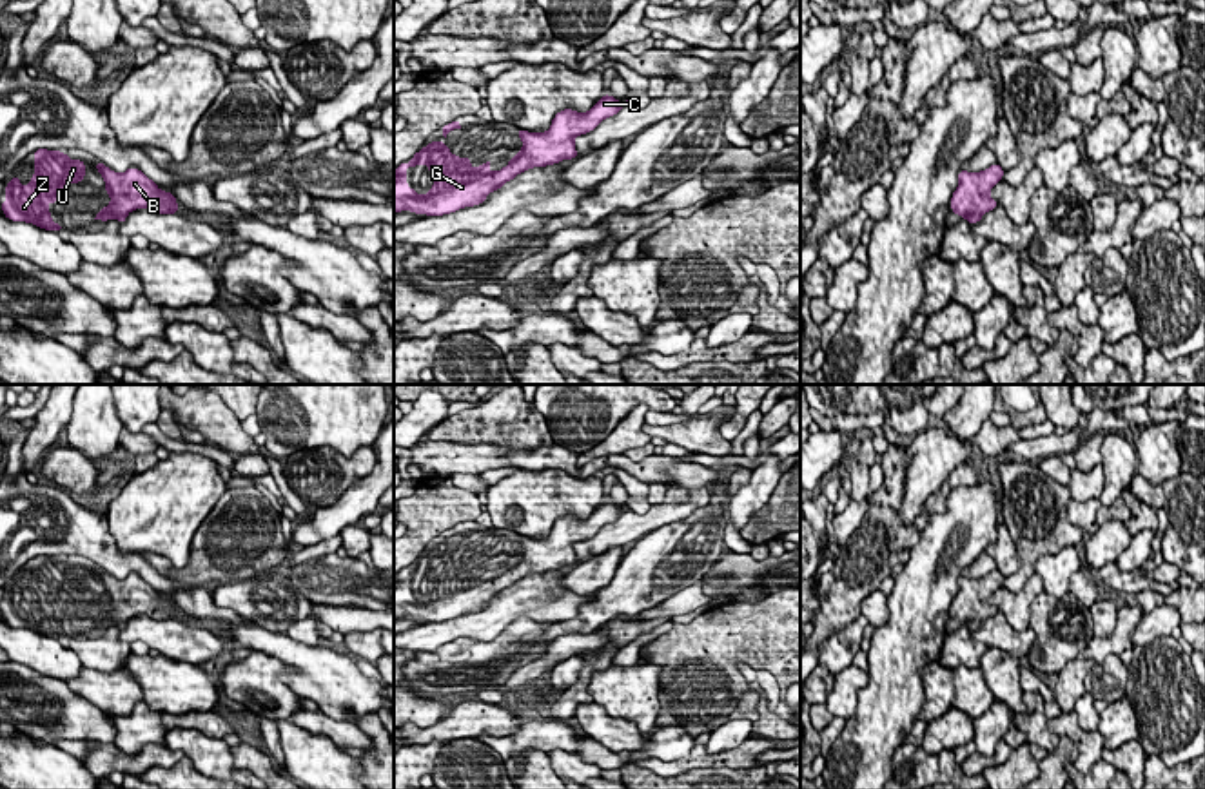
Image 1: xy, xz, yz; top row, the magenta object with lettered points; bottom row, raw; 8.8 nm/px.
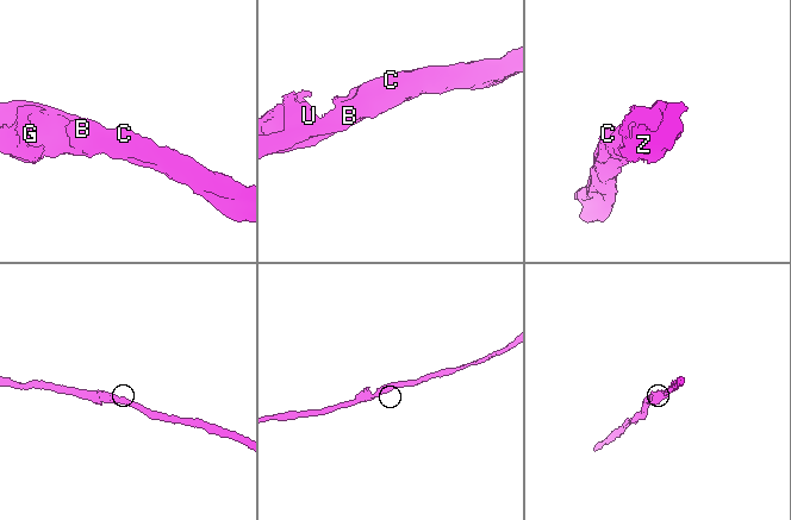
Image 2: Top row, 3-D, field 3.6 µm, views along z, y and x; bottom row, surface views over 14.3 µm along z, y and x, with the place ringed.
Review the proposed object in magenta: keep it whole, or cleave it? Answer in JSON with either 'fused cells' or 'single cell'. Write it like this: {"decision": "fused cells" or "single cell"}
{"decision": "single cell"}

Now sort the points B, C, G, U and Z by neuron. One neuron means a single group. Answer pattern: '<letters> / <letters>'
B C G U Z

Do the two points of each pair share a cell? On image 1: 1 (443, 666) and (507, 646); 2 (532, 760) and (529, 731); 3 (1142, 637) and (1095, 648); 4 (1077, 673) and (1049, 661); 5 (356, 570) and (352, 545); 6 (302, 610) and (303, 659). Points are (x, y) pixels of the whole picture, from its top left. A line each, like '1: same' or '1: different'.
1: same
2: different
3: different
4: different
5: different
6: different

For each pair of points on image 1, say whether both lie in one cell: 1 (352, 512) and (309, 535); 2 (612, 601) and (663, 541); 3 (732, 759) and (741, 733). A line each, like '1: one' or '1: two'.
1: one
2: one
3: two

